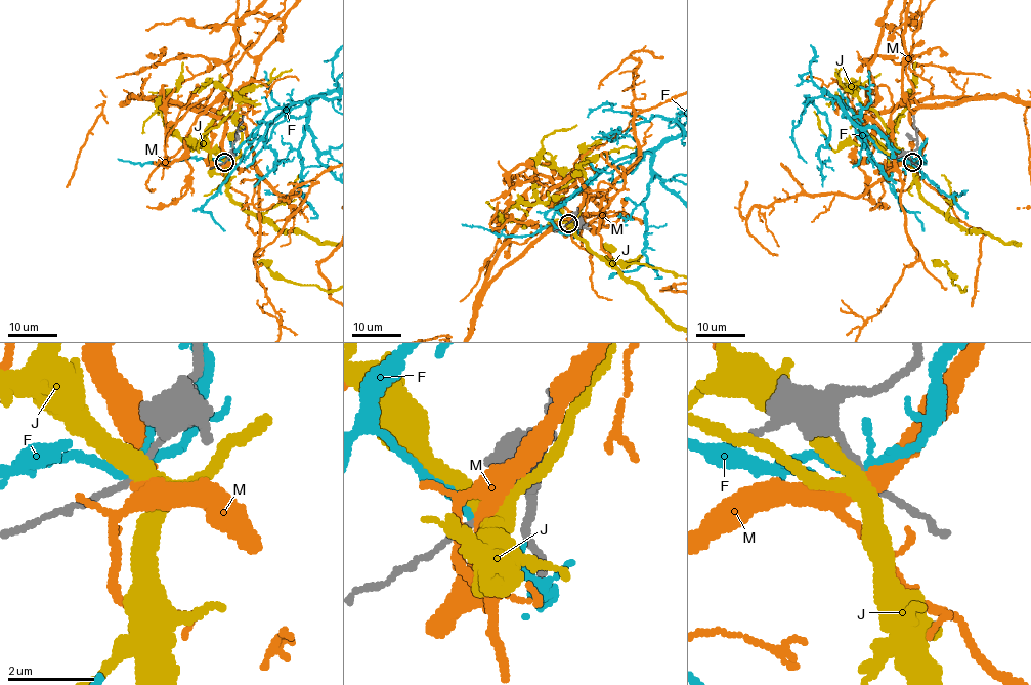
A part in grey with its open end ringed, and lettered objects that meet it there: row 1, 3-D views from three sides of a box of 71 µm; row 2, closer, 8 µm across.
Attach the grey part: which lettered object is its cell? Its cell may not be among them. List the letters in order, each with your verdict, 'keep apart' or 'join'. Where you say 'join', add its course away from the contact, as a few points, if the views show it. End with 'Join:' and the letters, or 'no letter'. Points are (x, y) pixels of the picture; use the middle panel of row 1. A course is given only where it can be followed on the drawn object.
F: keep apart
J: keep apart
M: join
Join: M

